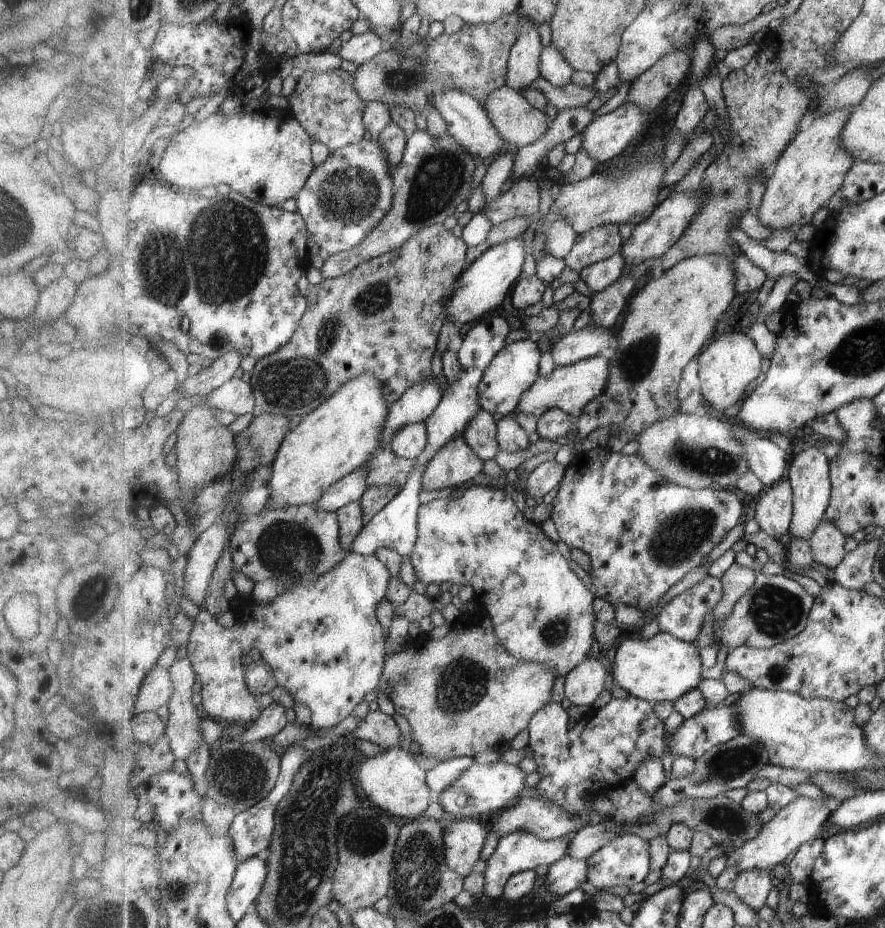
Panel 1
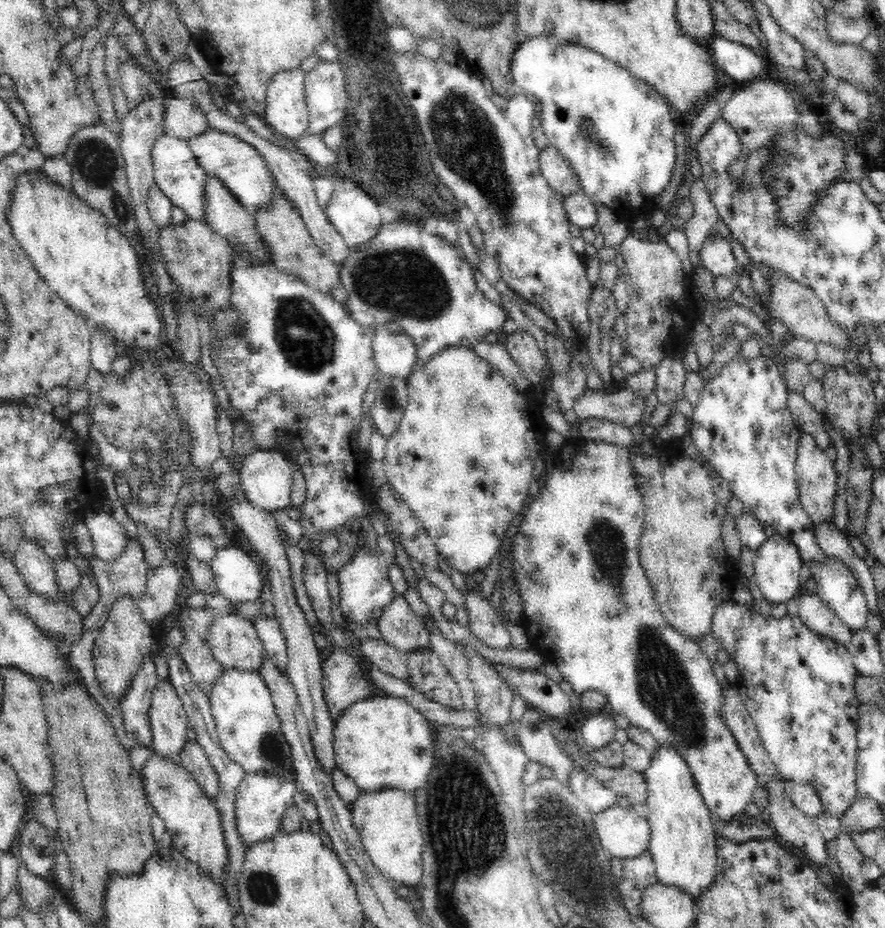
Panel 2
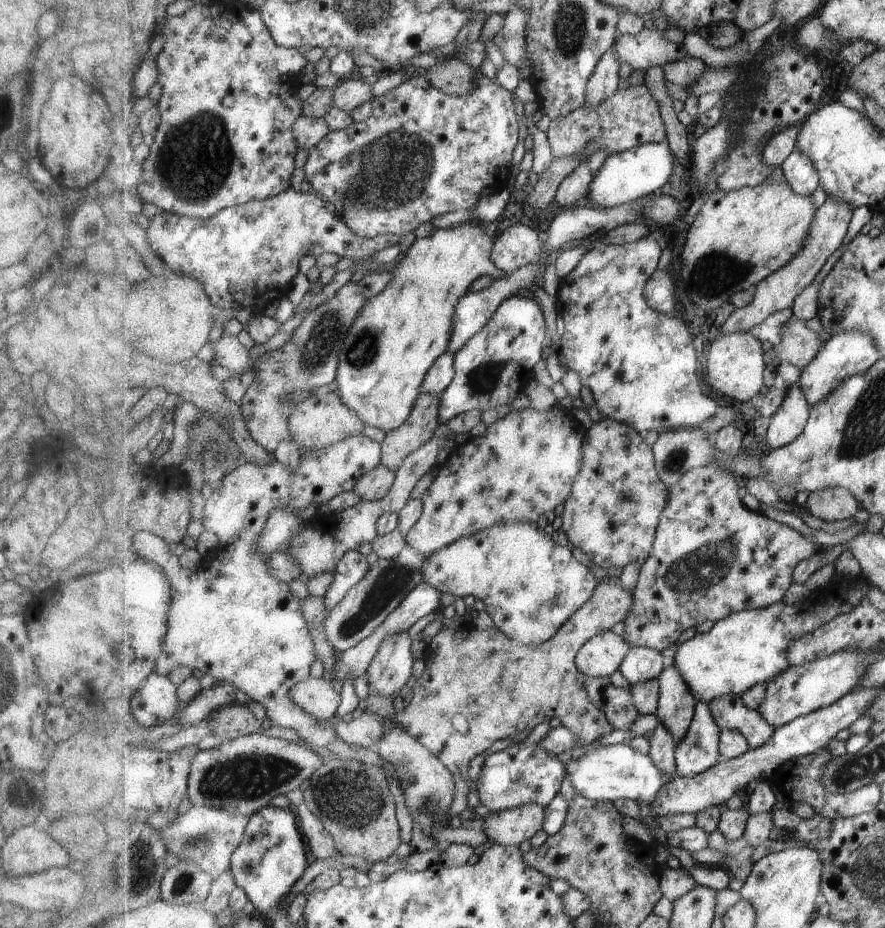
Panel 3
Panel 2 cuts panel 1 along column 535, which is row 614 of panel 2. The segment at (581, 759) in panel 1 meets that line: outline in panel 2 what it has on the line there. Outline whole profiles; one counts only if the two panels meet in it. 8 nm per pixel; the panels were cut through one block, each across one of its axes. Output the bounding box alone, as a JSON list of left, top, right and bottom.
[713,600,860,818]

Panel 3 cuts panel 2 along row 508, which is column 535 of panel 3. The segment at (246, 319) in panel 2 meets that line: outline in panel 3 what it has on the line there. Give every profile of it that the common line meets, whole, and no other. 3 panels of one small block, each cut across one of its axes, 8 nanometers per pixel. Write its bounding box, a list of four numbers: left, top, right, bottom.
[440,296,547,423]

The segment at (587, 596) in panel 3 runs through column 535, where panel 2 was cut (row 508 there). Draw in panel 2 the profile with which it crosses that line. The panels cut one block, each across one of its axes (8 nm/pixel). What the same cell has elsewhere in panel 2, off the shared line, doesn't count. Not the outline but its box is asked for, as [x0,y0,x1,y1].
[511,437,759,823]

